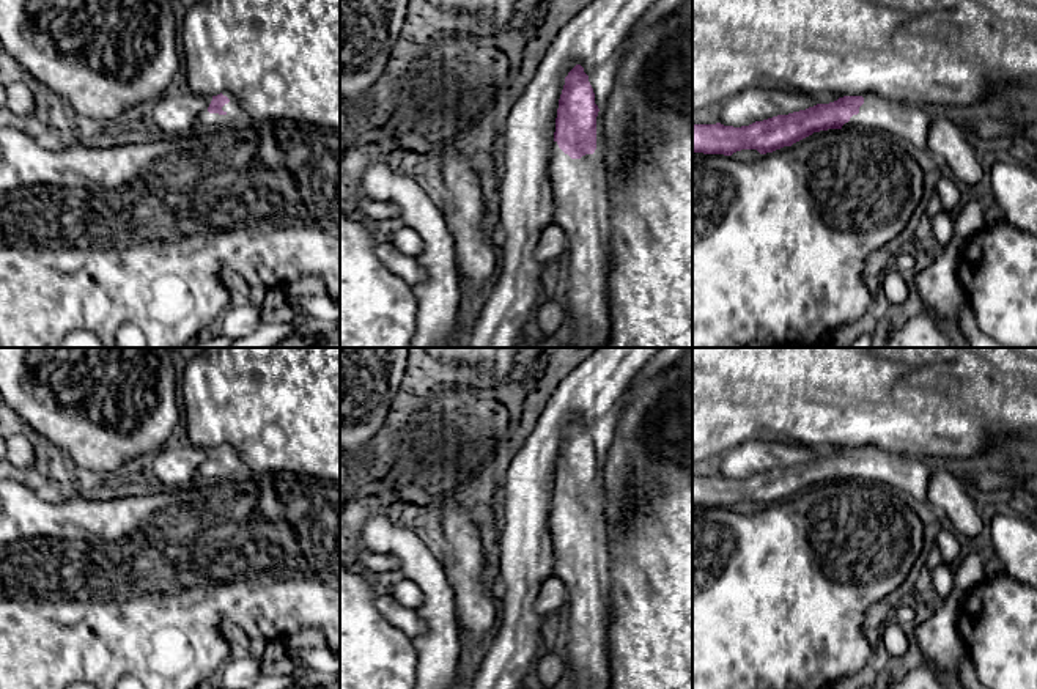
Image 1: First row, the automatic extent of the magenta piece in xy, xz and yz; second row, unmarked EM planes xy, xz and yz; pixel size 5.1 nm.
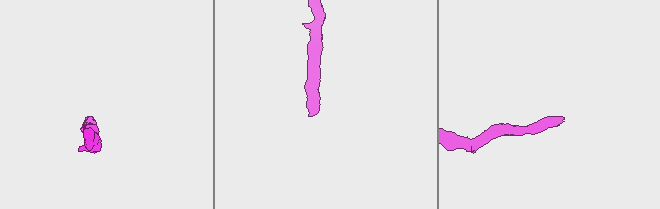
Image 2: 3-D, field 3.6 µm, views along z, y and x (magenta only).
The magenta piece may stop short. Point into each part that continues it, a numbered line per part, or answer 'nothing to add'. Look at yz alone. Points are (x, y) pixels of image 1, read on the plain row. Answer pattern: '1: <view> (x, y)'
1: yz (908, 475)

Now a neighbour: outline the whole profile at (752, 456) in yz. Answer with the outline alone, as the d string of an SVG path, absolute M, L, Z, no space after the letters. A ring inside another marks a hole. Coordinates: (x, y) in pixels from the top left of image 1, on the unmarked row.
M751 439L722 455L721 477L733 480L749 478L755 473L763 473L777 467L788 467L817 456L829 456L837 451L839 448L832 447L809 448L763 439Z

